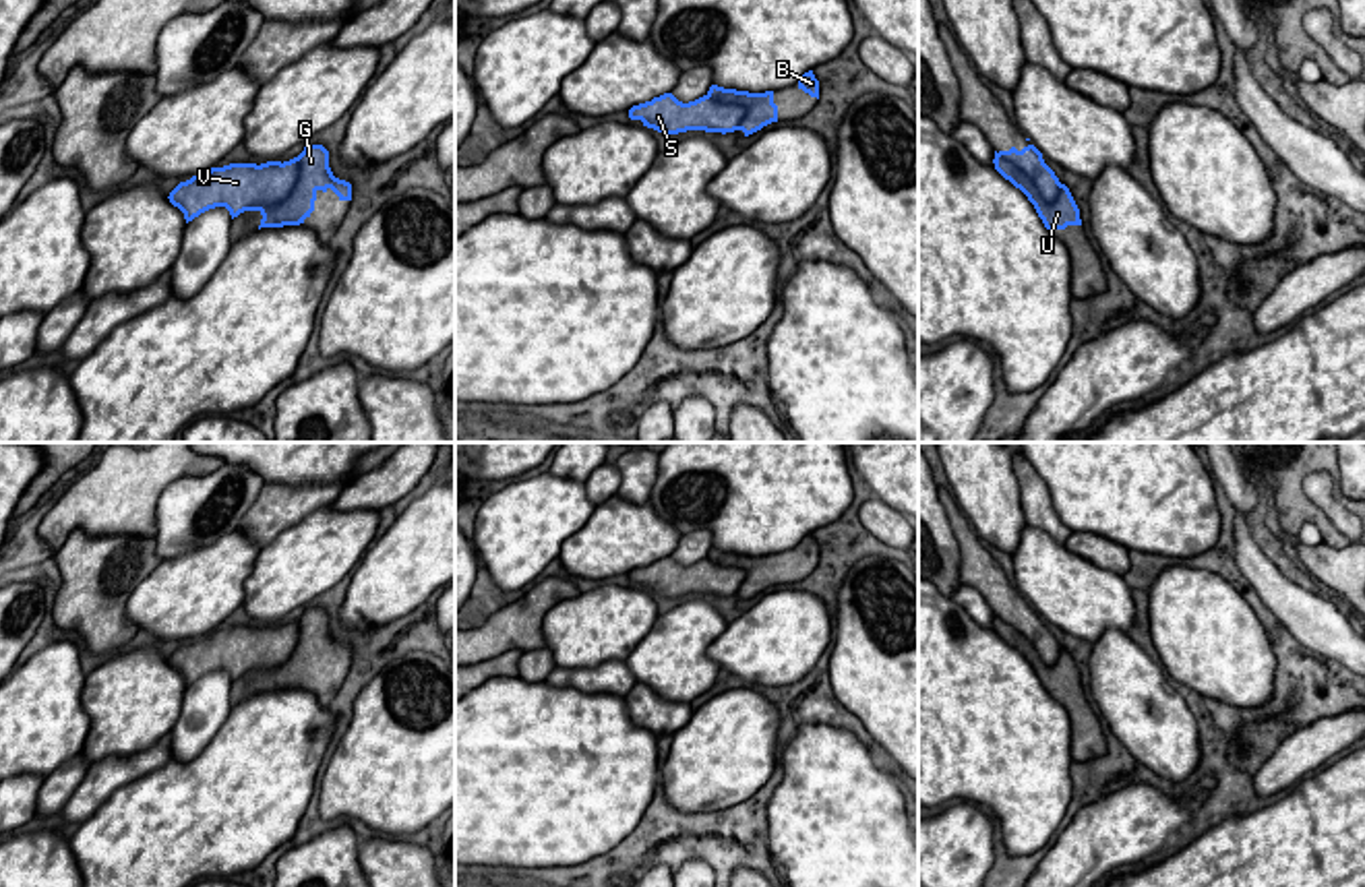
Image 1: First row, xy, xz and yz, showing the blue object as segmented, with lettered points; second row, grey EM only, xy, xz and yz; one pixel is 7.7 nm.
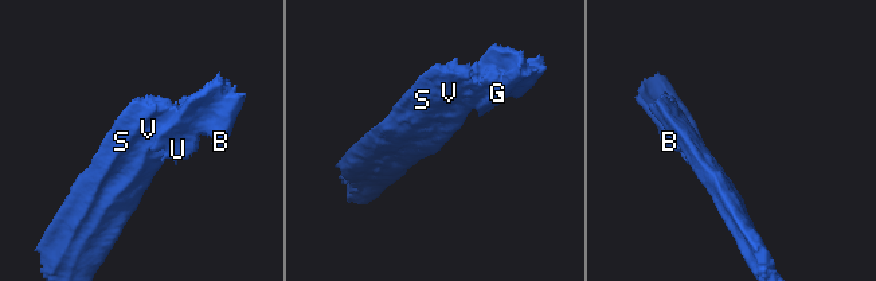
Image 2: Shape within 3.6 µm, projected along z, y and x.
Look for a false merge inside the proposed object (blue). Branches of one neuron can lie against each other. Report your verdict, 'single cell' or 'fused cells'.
fused cells

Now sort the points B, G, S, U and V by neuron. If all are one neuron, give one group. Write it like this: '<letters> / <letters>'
B G U / S V

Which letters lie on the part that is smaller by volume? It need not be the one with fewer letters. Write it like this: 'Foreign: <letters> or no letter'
Foreign: B, G, U

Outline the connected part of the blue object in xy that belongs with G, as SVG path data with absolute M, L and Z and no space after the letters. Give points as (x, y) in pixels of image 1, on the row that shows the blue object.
M306 145L298 155L298 180L292 192L273 207L250 207L263 215L261 227L300 225L314 211L316 192L329 188L339 201L352 201L352 184L333 176L329 151L323 145Z

